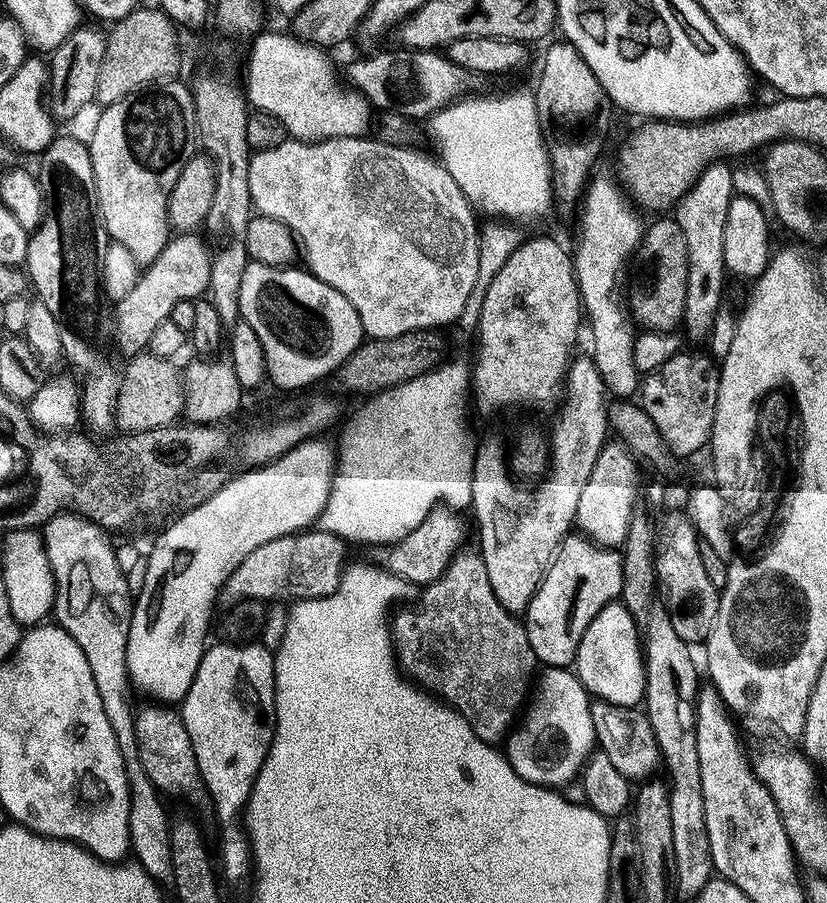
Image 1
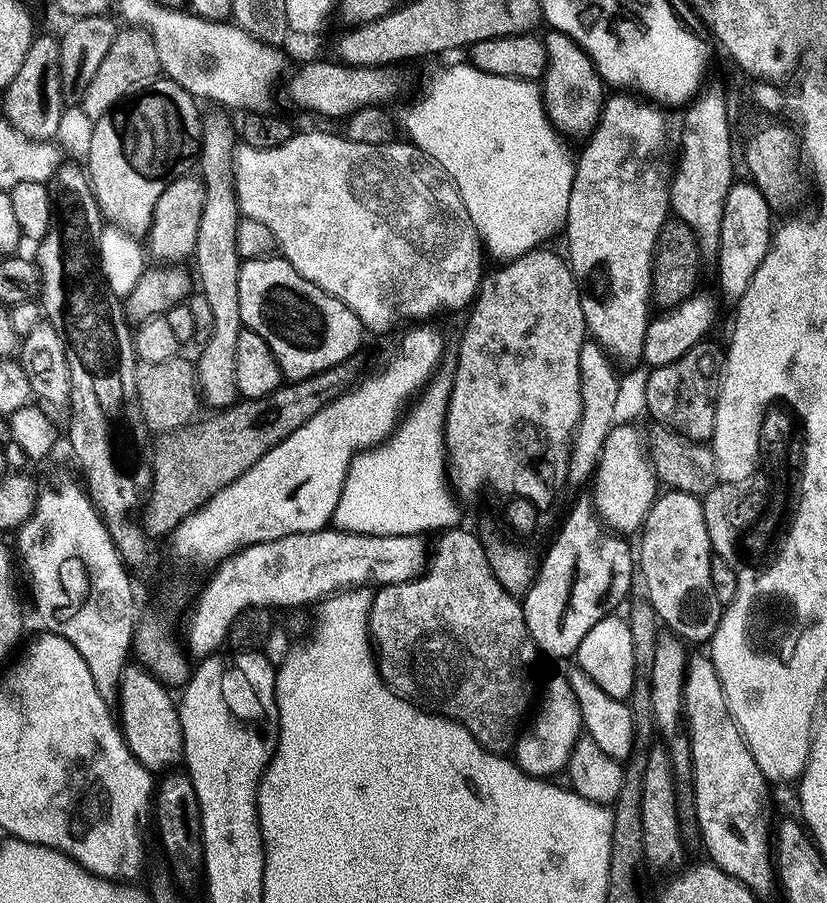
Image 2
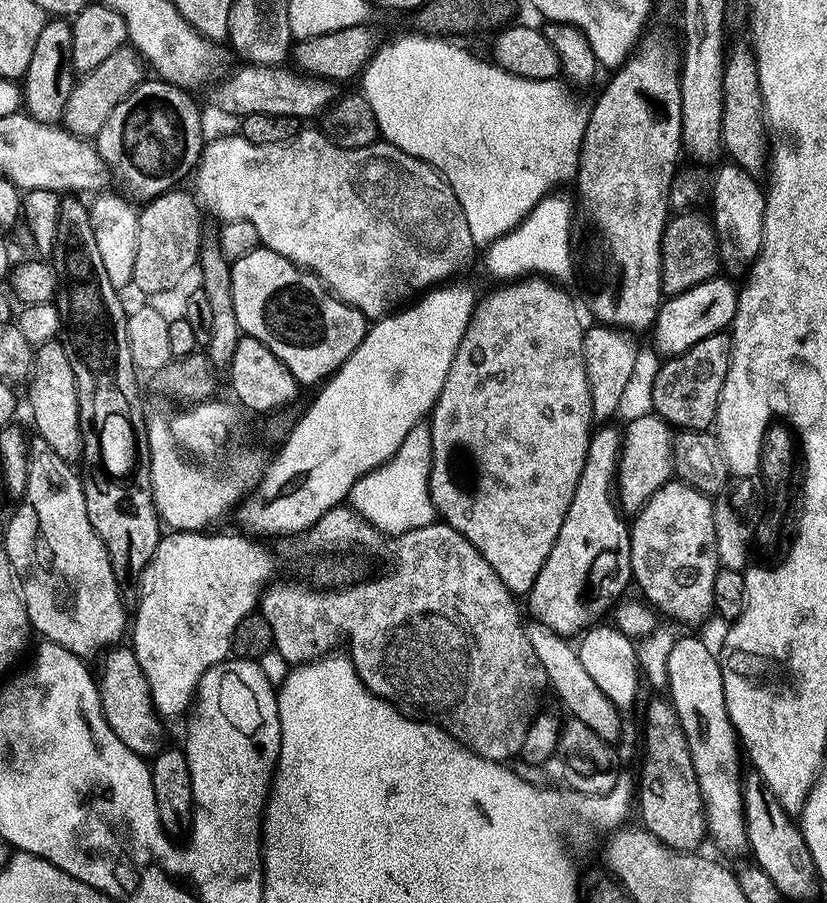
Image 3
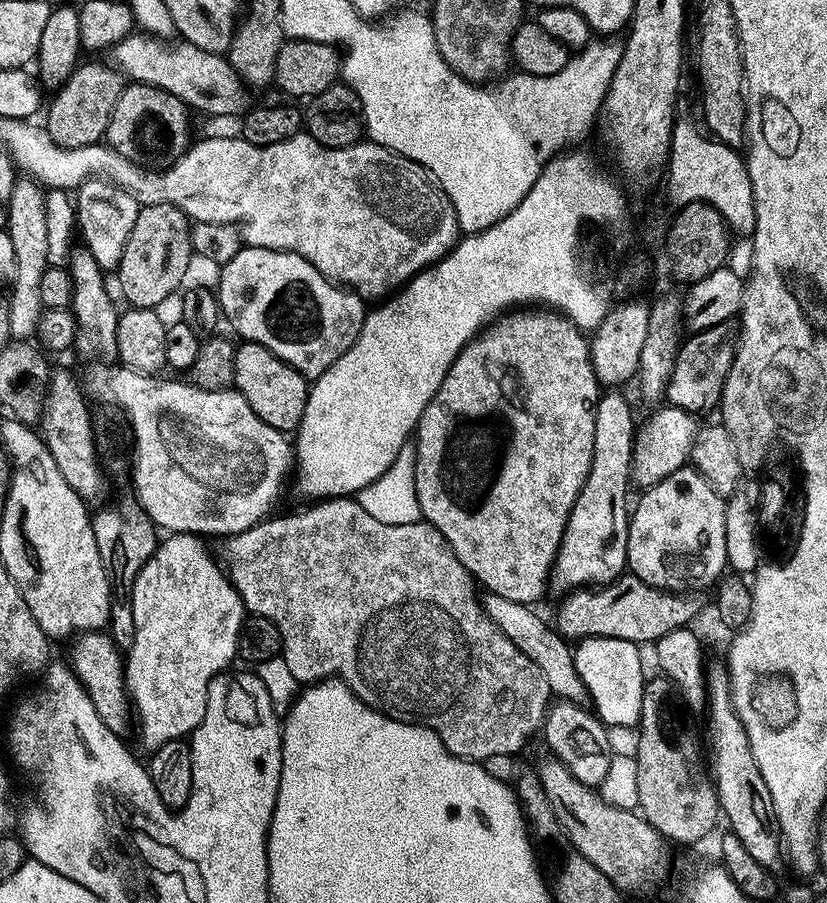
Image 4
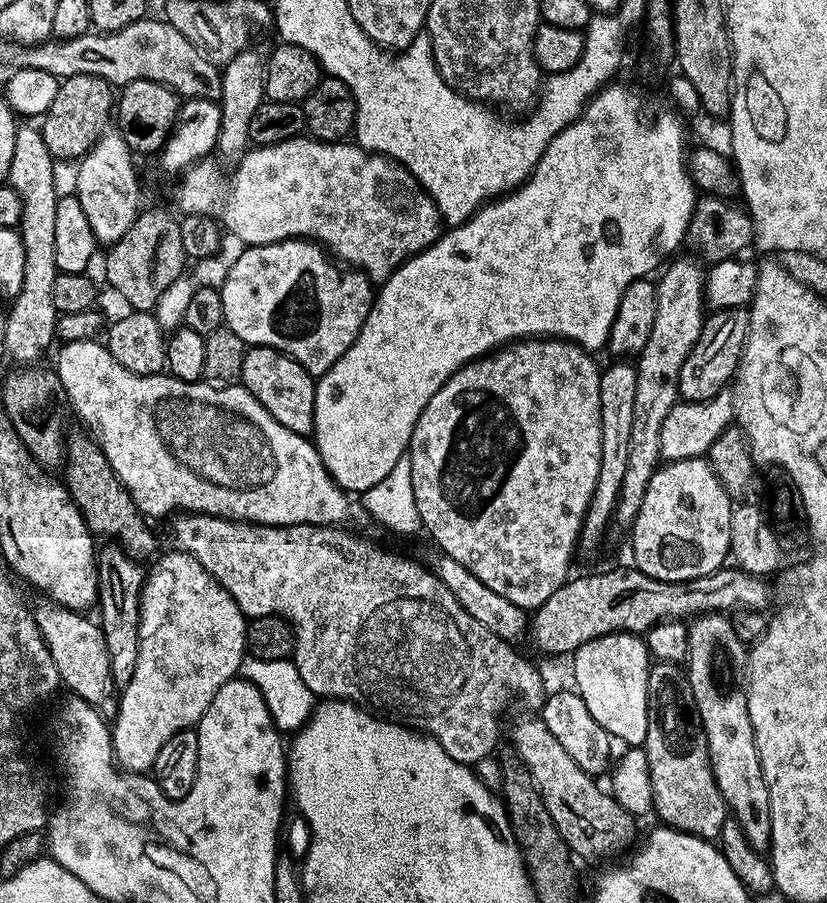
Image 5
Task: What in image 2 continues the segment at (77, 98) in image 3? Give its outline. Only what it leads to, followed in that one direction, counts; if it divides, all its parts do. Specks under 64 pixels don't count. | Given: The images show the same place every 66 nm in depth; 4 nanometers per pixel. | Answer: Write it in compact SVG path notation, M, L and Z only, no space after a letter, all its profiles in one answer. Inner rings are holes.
M121 27L116 33L114 42L110 42L110 50L106 53L106 58L102 58L102 66L98 66L94 78L90 78L90 82L83 90L83 110L91 118L111 112L121 102L152 87L160 75L160 63L152 37L143 28Z

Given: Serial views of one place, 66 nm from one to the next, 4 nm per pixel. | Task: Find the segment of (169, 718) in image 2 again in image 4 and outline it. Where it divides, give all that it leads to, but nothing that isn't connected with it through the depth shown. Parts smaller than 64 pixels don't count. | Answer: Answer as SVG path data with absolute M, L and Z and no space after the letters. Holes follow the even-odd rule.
M85 632L75 637L76 645L72 648L72 660L70 667L76 673L84 689L88 692L90 702L94 702L94 708L99 718L106 724L106 728L112 733L122 736L128 728L132 707L128 695L128 687L124 684L124 665L126 663L122 652L116 649L116 644L107 636L108 632Z

